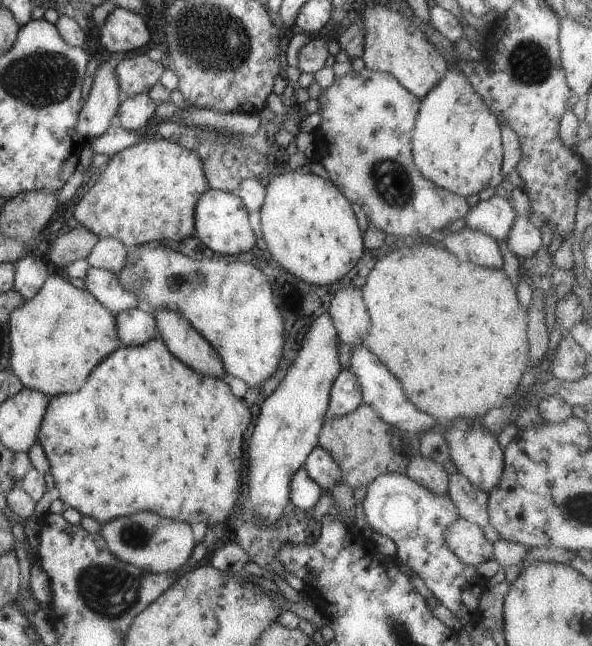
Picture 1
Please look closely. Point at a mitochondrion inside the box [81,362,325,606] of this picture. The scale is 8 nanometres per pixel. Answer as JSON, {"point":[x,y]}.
{"point":[133,534]}

